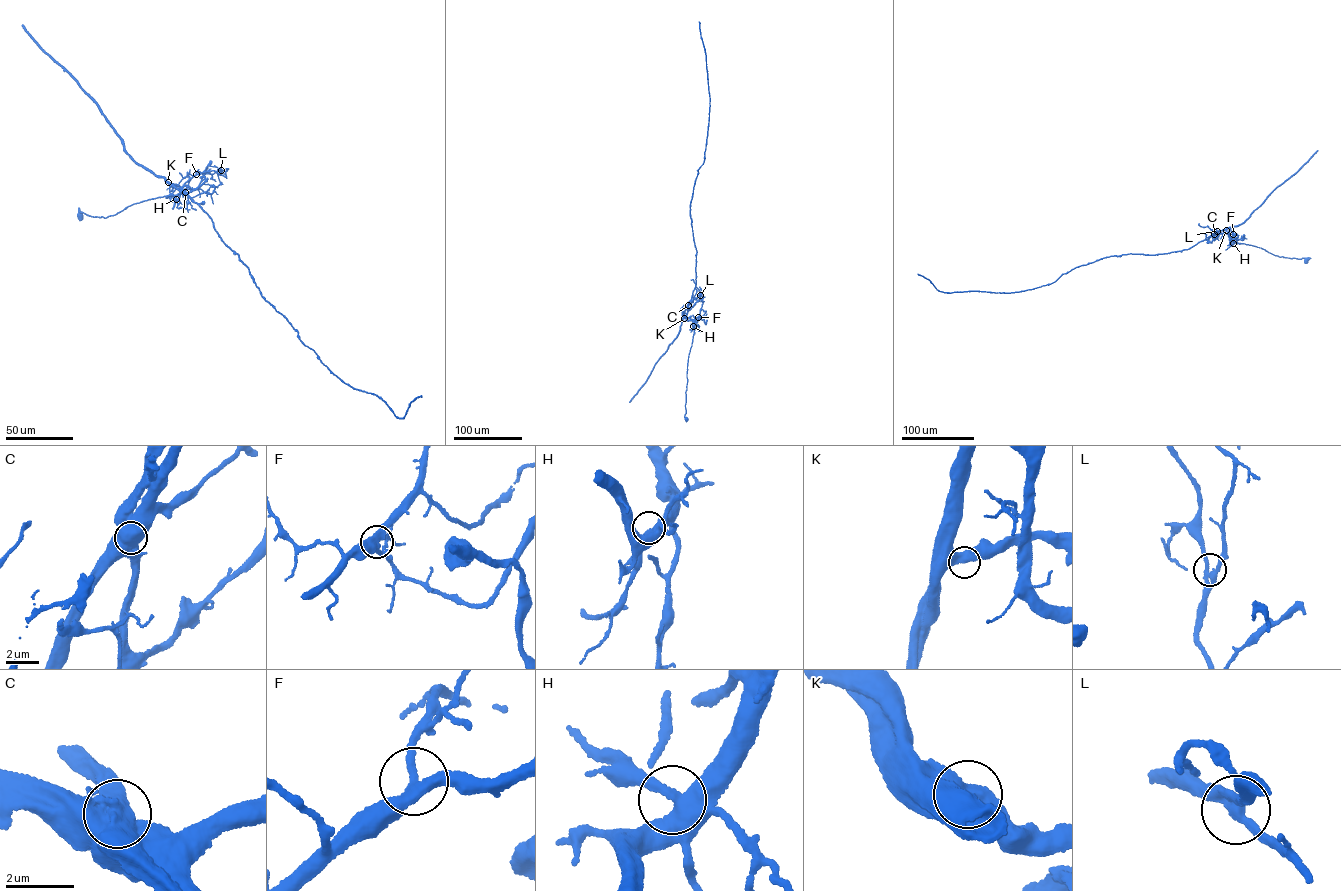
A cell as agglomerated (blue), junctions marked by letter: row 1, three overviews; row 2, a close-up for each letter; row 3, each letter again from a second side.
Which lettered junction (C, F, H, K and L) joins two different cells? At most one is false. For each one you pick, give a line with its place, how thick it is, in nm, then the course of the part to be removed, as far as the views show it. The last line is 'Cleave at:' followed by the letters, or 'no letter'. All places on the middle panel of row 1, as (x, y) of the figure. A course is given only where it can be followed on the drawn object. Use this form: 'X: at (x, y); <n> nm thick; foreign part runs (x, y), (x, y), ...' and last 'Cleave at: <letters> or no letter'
C: at (688, 305); 750 nm thick; foreign part runs (688, 305), (686, 319), (692, 321), (695, 327), (687, 367), (684, 417), (687, 420)
Cleave at: C

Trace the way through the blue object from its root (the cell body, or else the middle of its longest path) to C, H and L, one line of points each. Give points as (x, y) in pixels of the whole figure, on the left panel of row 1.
C: (80, 215), (79, 211), (106, 218), (134, 204), (177, 195), (181, 188), (172, 185), (185, 192)
H: (80, 215), (79, 211), (105, 218), (149, 199), (179, 194), (176, 199)
L: (80, 215), (79, 211), (106, 218), (134, 204), (177, 195), (193, 176), (221, 170)

